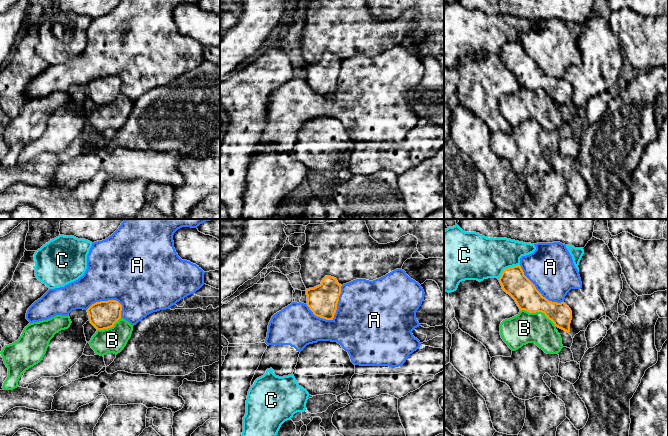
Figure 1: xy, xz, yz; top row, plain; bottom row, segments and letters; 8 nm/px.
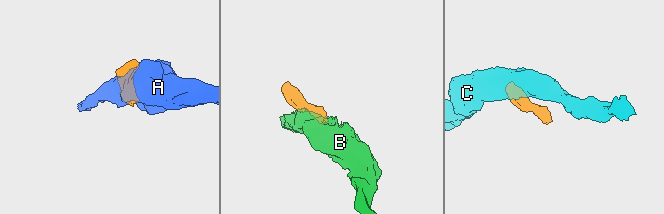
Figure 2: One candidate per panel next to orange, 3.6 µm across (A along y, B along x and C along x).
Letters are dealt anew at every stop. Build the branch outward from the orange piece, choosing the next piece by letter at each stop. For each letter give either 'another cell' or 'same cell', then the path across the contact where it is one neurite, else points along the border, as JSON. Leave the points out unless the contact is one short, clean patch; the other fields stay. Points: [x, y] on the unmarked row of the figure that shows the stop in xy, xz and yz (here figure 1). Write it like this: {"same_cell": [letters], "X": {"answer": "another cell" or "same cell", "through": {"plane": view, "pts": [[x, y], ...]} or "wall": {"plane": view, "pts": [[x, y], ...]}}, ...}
{"same_cell": [], "A": {"answer": "another cell"}, "B": {"answer": "another cell", "wall": {"plane": "yz", "pts": [[520, 86], [542, 88], [556, 102]]}}, "C": {"answer": "another cell", "wall": {"plane": "yz", "pts": [[519, 40], [506, 43], [498, 55]]}}}

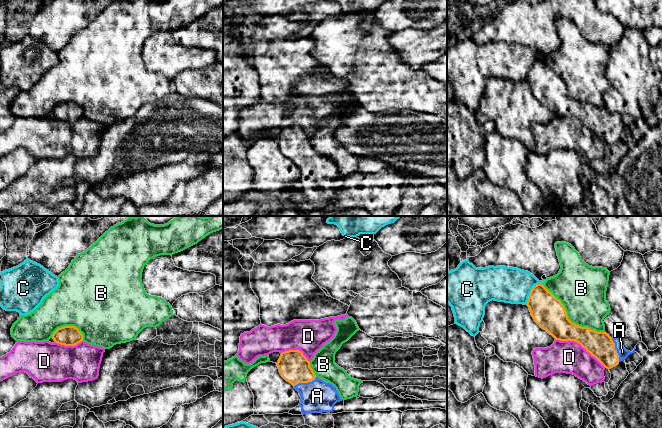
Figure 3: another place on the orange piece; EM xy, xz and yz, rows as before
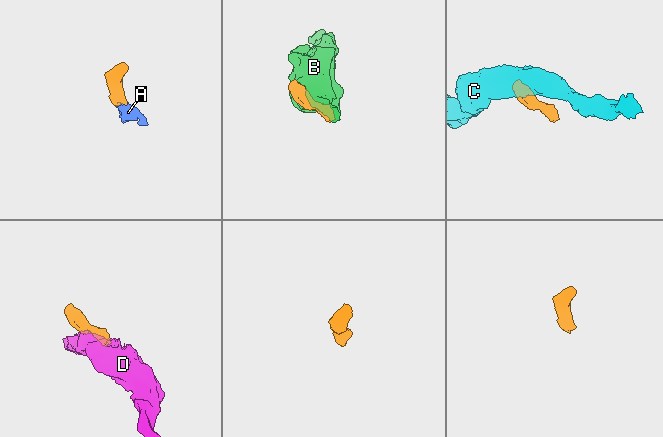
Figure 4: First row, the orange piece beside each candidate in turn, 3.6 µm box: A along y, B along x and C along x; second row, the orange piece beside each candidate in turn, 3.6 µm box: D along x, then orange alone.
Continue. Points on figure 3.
{"same_cell": ["A"], "A": {"answer": "same cell", "through": {"plane": "yz", "pts": [[600, 121], [606, 126], [615, 126], [622, 128]]}}, "B": {"answer": "another cell"}, "C": {"answer": "another cell", "wall": {"plane": "yz", "pts": [[541, 59], [537, 59], [533, 63], [526, 80]]}}, "D": {"answer": "another cell", "wall": {"plane": "yz", "pts": [[555, 114], [578, 118], [605, 143]]}}}

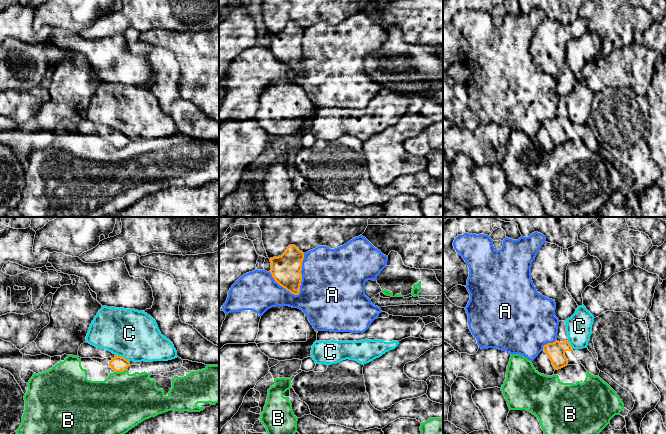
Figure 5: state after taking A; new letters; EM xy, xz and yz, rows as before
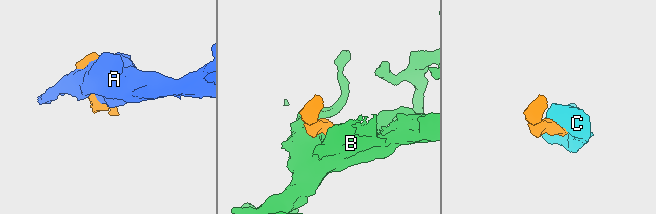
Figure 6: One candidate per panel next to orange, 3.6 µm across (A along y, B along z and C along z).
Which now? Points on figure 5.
{"same_cell": [], "A": {"answer": "another cell"}, "B": {"answer": "another cell", "wall": {"plane": "xy", "pts": [[125, 145], [115, 148]]}}, "C": {"answer": "another cell", "wall": {"plane": "xy", "pts": [[115, 130], [124, 133], [128, 137]]}}}

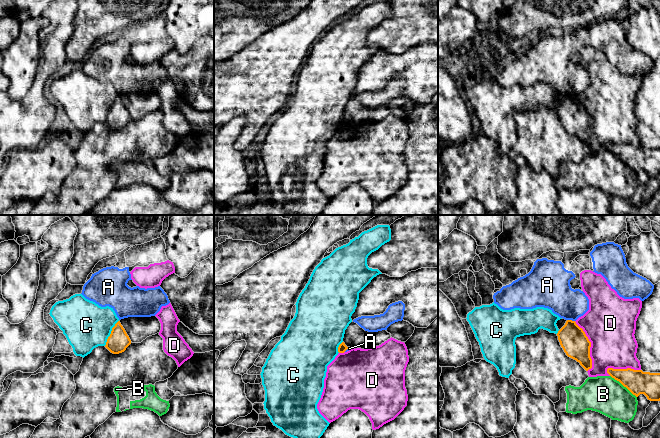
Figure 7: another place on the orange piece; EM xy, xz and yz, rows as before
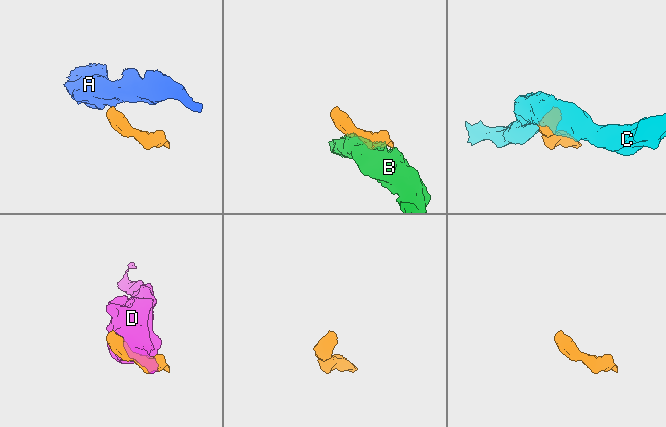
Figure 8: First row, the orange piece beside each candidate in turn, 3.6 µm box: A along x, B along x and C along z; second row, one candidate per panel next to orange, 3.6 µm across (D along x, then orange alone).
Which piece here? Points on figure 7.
{"same_cell": [], "A": {"answer": "another cell", "wall": {"plane": "yz", "pts": [[567, 95], [574, 97]]}}, "B": {"answer": "another cell", "wall": {"plane": "yz", "pts": [[610, 151], [636, 173]]}}, "C": {"answer": "another cell", "wall": {"plane": "xy", "pts": [[118, 96], [104, 121]]}}, "D": {"answer": "another cell"}}

